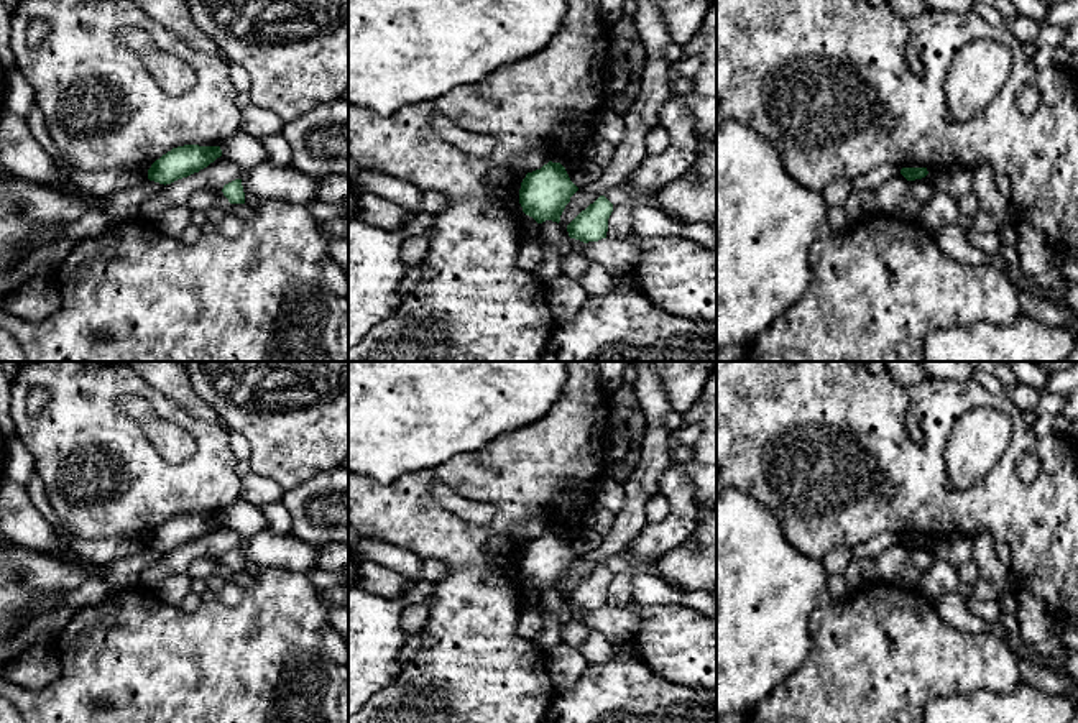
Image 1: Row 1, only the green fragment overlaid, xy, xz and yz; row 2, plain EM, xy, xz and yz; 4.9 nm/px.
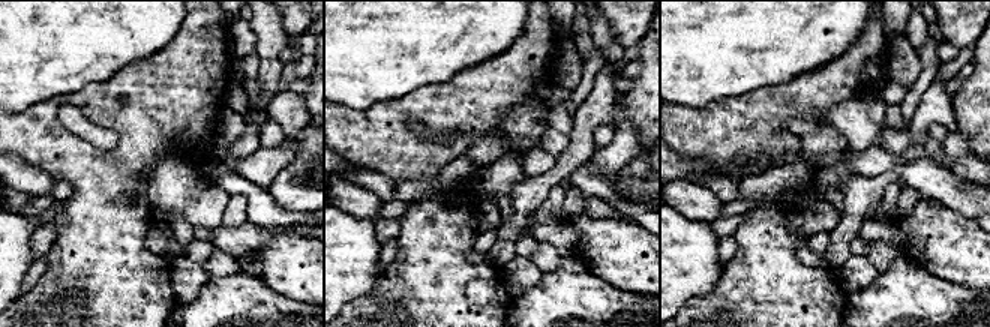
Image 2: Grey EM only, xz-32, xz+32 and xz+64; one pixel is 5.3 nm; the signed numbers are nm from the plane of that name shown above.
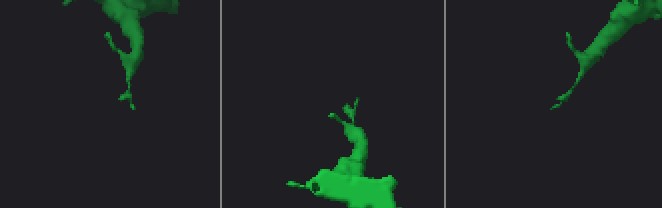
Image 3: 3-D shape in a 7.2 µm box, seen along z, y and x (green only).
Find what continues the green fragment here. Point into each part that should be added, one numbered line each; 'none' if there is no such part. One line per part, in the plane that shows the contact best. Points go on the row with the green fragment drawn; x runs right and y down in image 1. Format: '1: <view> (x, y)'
none

